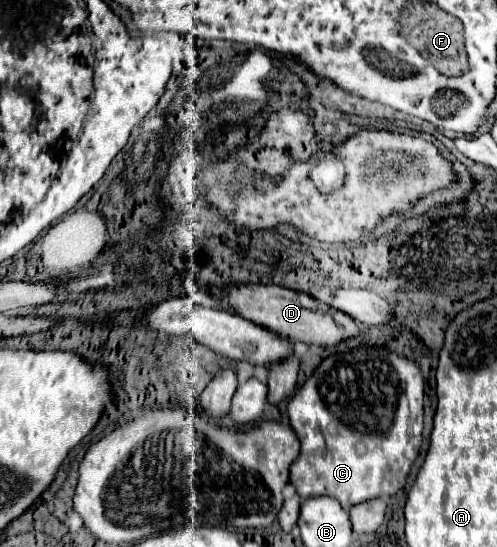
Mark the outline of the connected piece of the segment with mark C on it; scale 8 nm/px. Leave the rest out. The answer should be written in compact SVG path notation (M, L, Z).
M359 348L349 354L337 354L327 358L287 406L289 424L301 440L301 454L291 466L291 484L295 486L297 494L303 500L327 494L337 498L343 508L351 508L363 500L379 496L387 498L397 494L405 486L405 480L423 443L424 397L421 370L415 362L409 362L407 358L389 354L379 348Z

